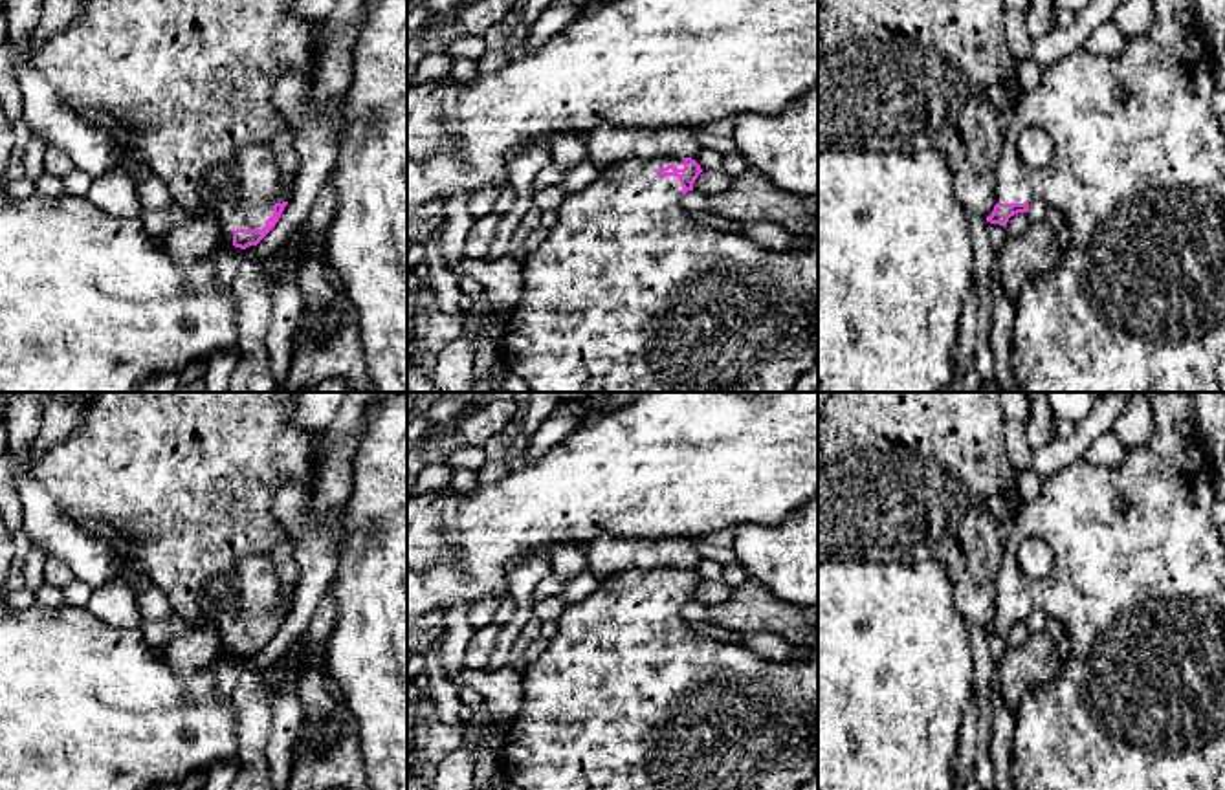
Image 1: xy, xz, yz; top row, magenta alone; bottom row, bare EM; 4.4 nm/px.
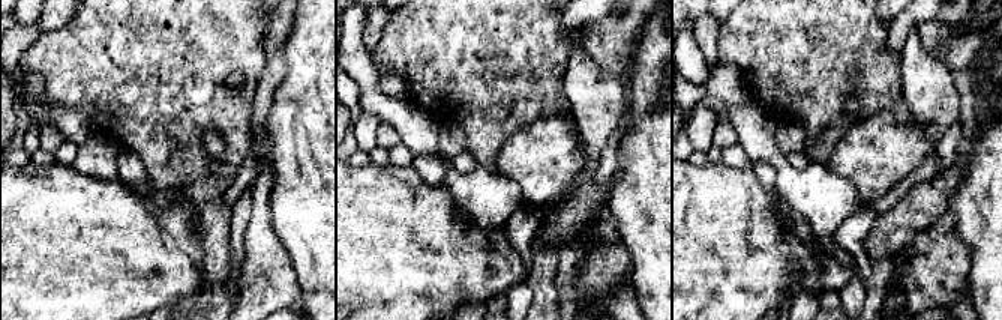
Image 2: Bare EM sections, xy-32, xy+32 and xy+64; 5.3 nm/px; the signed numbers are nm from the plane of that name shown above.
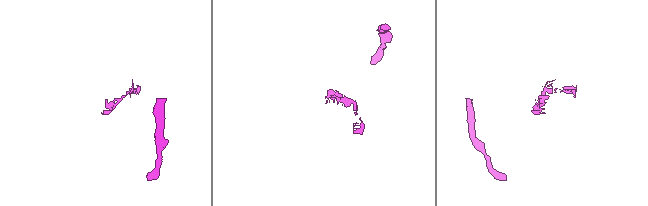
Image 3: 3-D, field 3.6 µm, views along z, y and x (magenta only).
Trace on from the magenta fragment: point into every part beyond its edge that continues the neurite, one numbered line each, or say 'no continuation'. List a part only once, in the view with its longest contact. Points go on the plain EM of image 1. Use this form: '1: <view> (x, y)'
1: xy (242, 602)

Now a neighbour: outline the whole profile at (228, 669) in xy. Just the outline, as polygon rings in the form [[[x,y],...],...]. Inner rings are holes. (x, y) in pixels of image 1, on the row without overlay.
[[[224,654],[216,660],[215,678],[216,678],[220,700],[229,702],[233,698],[233,691],[242,675],[242,667],[244,667],[244,662],[235,656]]]

